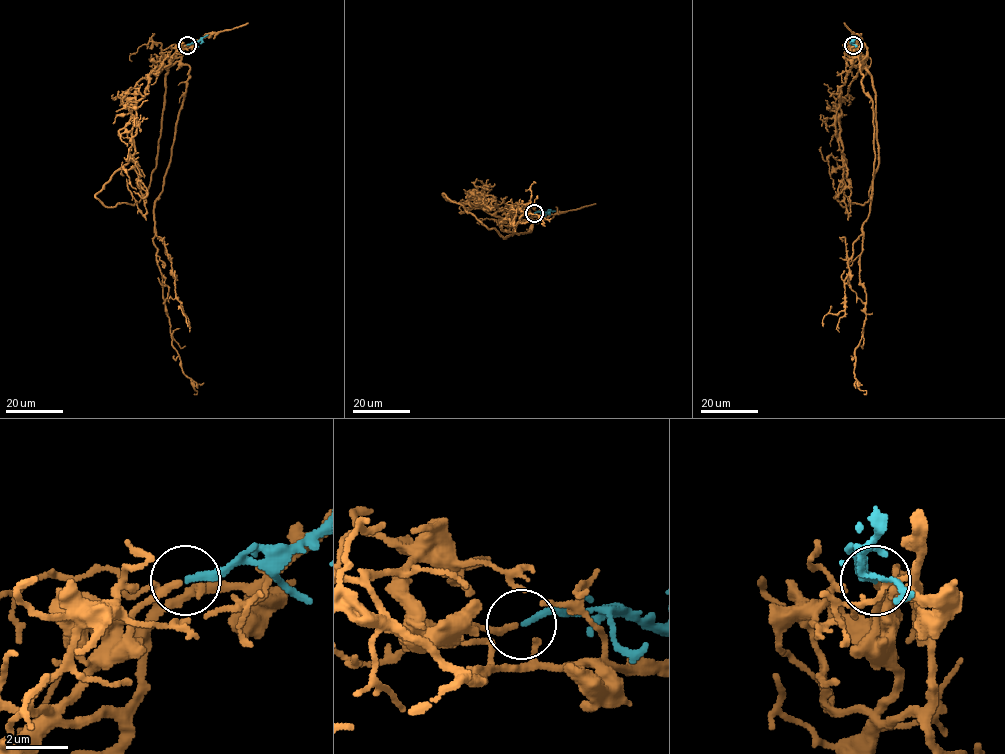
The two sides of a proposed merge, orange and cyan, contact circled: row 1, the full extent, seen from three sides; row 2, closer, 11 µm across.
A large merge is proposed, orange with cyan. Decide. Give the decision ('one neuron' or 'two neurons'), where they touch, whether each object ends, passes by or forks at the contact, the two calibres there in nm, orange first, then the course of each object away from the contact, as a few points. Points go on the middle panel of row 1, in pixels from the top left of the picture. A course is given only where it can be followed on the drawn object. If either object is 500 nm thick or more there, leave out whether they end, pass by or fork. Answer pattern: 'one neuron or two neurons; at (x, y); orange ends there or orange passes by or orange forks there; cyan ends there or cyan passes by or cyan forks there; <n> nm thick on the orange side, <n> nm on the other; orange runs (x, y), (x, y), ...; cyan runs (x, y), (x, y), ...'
one neuron; at (534, 213); orange passes by; cyan ends there; 150 nm thick on the orange side, 200 nm on the other; orange runs (534, 212), (530, 231), (501, 229), (504, 219), (517, 225), (524, 214), (536, 214), (541, 223); cyan runs (534, 212), (555, 210)

